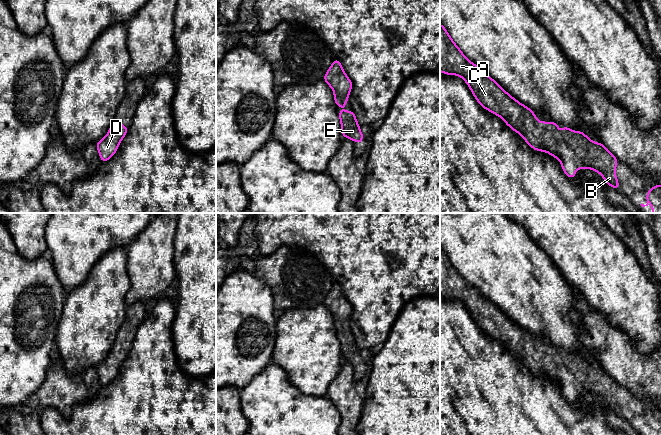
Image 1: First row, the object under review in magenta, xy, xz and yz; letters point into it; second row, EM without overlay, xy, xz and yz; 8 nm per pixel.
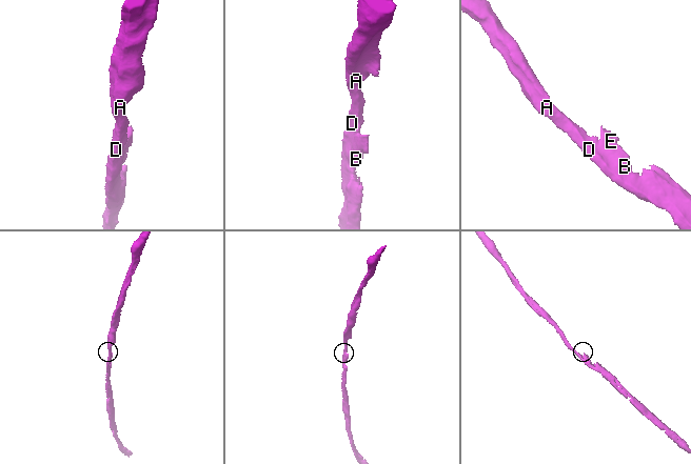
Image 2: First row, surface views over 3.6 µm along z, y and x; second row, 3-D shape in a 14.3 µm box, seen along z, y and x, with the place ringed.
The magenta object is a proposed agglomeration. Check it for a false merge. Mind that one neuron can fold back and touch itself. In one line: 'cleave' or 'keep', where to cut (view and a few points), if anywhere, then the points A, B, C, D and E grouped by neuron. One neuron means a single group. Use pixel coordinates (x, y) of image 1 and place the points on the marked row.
keep; no cut; A B C D E

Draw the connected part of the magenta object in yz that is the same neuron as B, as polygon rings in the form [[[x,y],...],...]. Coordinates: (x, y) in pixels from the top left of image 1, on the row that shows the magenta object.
[[[441,23],[440,71],[446,75],[458,75],[463,78],[480,106],[502,118],[506,125],[519,133],[532,149],[547,152],[557,158],[561,162],[562,171],[569,179],[575,179],[575,172],[578,169],[592,169],[603,176],[607,185],[616,190],[620,188],[615,174],[618,159],[601,142],[594,143],[584,132],[573,131],[565,125],[562,125],[562,140],[558,142],[556,139],[558,123],[538,121],[530,108],[513,98],[495,80],[466,58]]]

